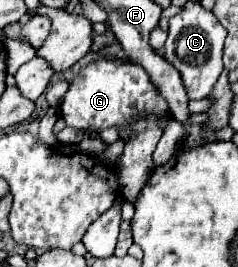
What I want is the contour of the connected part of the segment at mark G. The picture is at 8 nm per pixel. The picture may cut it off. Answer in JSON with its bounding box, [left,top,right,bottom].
[61,59,167,141]

